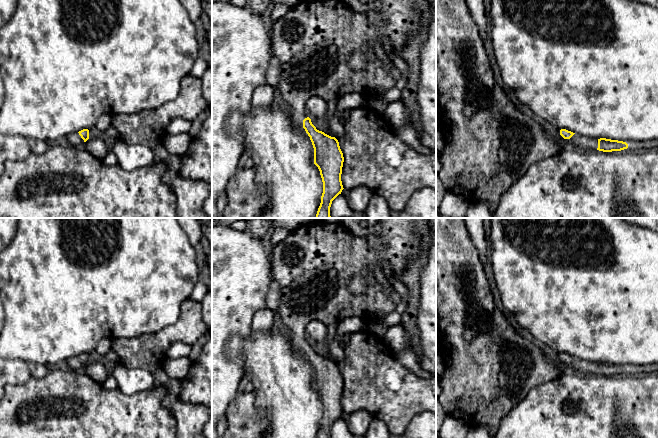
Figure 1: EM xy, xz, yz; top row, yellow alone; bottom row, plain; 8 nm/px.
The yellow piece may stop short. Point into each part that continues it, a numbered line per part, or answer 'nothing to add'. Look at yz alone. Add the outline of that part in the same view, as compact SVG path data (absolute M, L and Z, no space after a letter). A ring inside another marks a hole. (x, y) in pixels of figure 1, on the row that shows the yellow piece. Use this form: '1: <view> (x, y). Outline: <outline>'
1: yz (489, 144). Outline: M436 0L436 87L436 122L445 144L439 157L442 168L438 175L446 191L461 196L468 204L487 202L491 217L501 196L526 174L532 164L555 155L563 145L572 144L580 150L598 148L598 139L580 134L564 139L558 130L548 138L534 118L524 115L513 105L494 79L478 26L471 16L466 0Z

